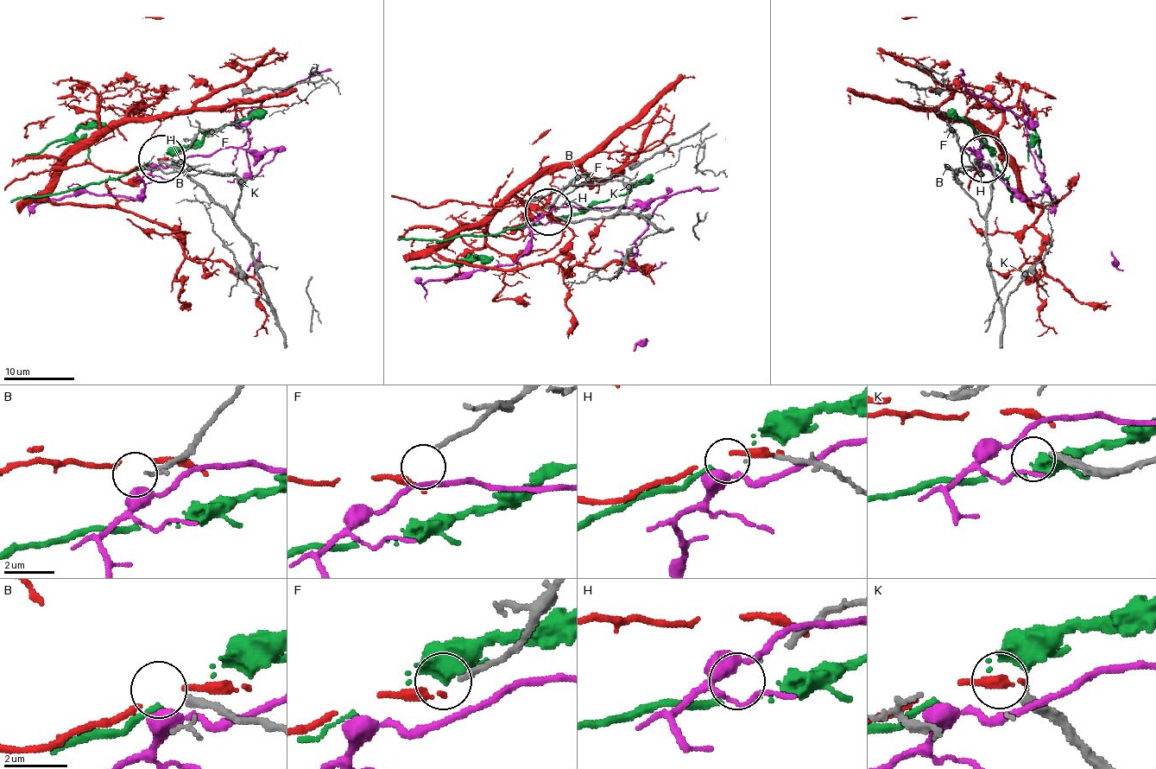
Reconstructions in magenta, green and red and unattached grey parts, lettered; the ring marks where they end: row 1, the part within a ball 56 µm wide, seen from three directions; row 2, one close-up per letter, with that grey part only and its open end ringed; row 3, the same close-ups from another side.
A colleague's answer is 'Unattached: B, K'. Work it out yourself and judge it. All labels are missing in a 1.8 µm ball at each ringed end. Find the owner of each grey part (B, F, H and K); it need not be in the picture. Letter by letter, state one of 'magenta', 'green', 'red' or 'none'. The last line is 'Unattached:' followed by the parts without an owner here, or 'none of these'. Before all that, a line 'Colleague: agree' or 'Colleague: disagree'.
Colleague: disagree
B: none
F: red
H: none
K: none
Unattached: B, H, K

